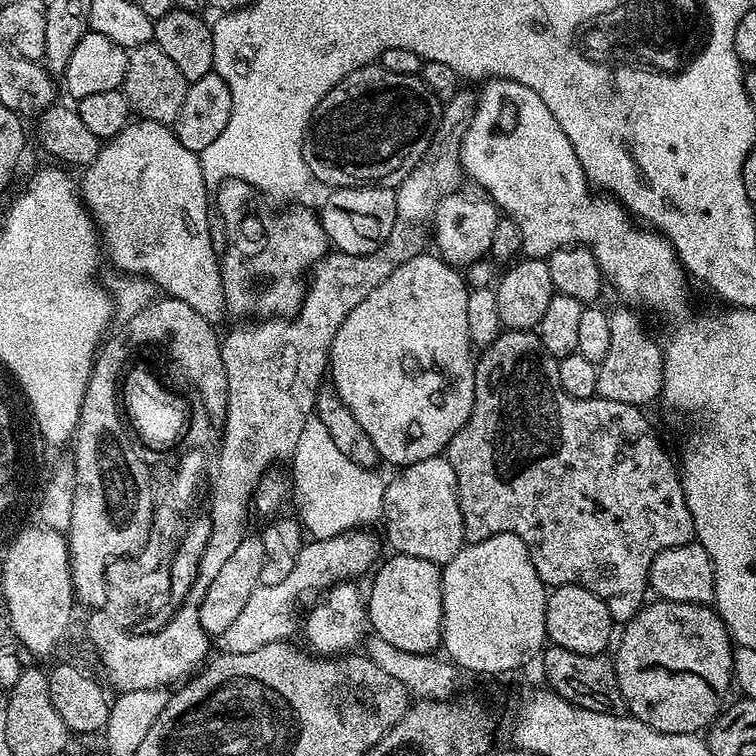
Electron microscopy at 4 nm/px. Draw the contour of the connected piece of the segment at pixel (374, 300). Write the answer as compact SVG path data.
M428 255L415 256L410 258L410 262L398 266L398 270L394 270L394 274L390 274L390 278L386 278L386 282L382 282L377 288L370 290L370 294L366 294L366 298L362 298L362 302L358 302L358 306L354 306L354 310L350 310L350 314L342 322L342 326L334 338L330 357L330 380L332 376L333 382L331 381L331 383L334 385L334 390L340 395L342 402L346 402L350 414L354 414L354 418L358 418L358 426L362 426L362 430L366 430L366 434L370 434L370 442L374 442L381 461L389 460L392 464L400 464L399 466L407 466L414 462L422 462L422 458L441 455L454 438L454 434L458 434L458 430L462 430L462 426L466 426L474 406L476 360L474 352L472 356L474 345L470 338L470 330L466 330L466 298L470 288L469 285L464 285L464 280L460 277L463 275L453 265L440 259L439 255Z

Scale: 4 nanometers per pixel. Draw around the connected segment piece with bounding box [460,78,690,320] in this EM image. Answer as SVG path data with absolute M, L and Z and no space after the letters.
M499 78L489 79L484 86L484 89L479 89L476 113L462 138L460 161L465 177L473 180L478 187L485 188L487 199L517 224L521 231L520 252L533 260L542 260L559 248L588 248L594 254L605 281L616 287L625 305L640 310L653 308L656 312L665 312L672 320L678 319L688 308L690 280L672 243L651 227L637 226L619 200L594 191L582 170L582 162L578 162L578 154L574 154L574 146L570 146L570 138L566 138L566 134L562 134L562 126L558 126L558 118L550 114L546 102L542 102L530 86Z

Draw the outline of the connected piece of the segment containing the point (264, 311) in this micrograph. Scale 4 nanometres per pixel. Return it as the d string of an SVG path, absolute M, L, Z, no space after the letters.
M224 180L215 189L214 208L220 211L220 220L224 223L224 236L228 245L222 248L220 256L220 277L224 291L224 306L236 318L291 318L300 311L306 291L306 277L318 261L329 255L330 245L320 217L308 208L292 206L289 212L280 212L277 216L270 213L252 212L258 193L251 184L241 180Z

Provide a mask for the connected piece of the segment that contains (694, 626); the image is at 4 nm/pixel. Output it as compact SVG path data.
M659 598L645 603L640 609L639 614L634 619L627 621L623 625L624 633L619 633L618 643L615 645L616 656L614 655L614 663L616 666L616 677L618 678L618 686L622 690L622 698L624 699L625 709L635 718L646 722L646 726L650 726L659 732L666 734L700 734L711 725L712 721L720 715L725 707L726 699L724 695L728 692L728 687L733 687L734 673L732 670L732 654L734 651L734 641L728 628L724 625L723 618L717 614L715 607L707 604L691 604L690 602L670 602Z

